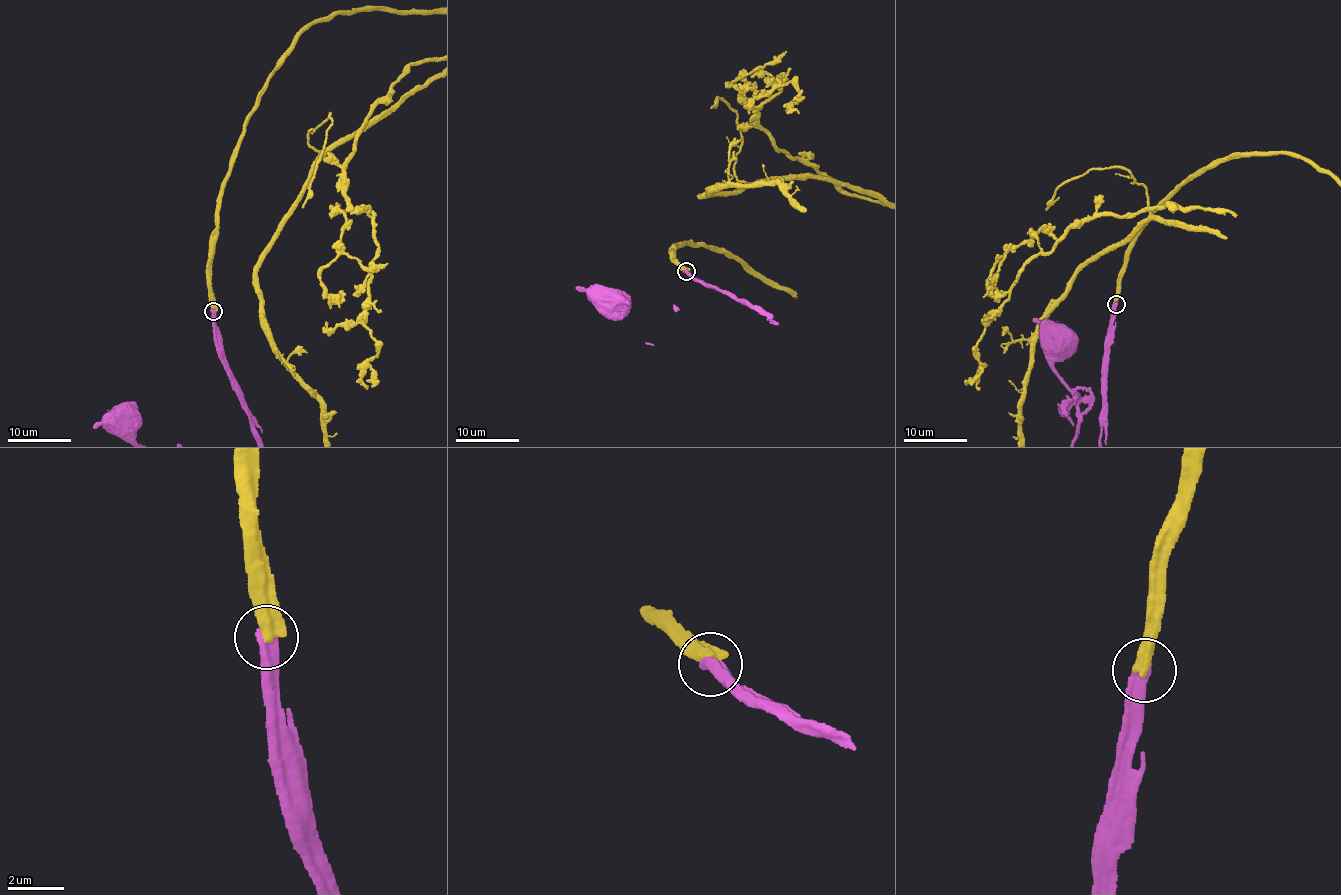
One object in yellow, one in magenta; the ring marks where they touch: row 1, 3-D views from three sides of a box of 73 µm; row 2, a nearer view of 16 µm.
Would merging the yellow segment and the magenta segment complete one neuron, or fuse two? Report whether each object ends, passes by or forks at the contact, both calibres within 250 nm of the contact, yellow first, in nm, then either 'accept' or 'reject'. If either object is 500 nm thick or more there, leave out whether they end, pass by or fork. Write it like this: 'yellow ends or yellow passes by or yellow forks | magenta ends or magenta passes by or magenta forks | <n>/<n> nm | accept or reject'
550/460 nm | reject

